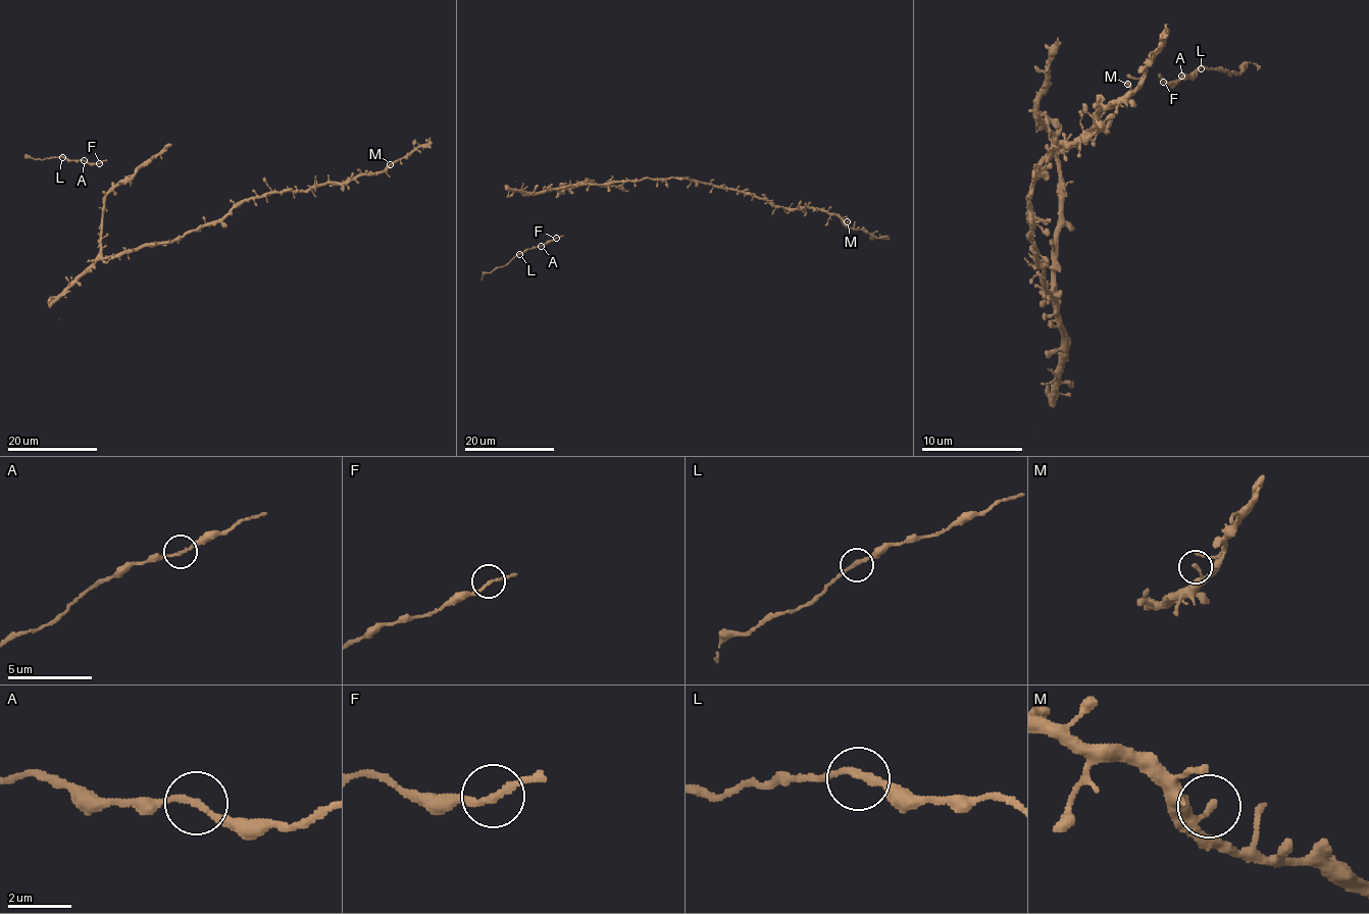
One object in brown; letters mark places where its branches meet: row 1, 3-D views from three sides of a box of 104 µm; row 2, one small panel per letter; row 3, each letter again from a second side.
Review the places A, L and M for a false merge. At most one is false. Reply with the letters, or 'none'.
none

